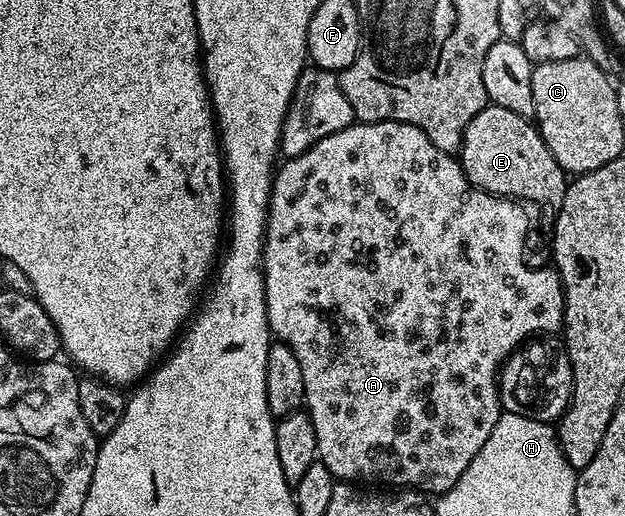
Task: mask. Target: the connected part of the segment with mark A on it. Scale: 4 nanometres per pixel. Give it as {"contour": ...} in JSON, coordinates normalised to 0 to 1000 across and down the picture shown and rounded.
{"contour":[[[610,233],[610,234],[608,234],[608,236],[602,236],[602,238],[600,238],[600,240],[581,240],[581,238],[578,238],[578,236],[568,236],[568,238],[563,238],[563,240],[558,240],[558,244],[557,244],[557,246],[554,246],[554,248],[552,248],[552,250],[550,250],[550,252],[544,252],[544,254],[542,254],[542,256],[539,256],[539,258],[538,258],[538,260],[525,260],[525,267],[512,267],[512,275],[506,275],[506,283],[499,283],[499,285],[498,285],[498,287],[494,287],[494,289],[493,289],[493,291],[486,291],[486,298],[480,298],[480,300],[478,300],[478,302],[475,302],[475,304],[474,304],[474,306],[467,306],[467,308],[466,308],[466,310],[458,310],[458,312],[456,312],[456,316],[453,316],[453,320],[454,320],[454,322],[453,322],[453,326],[451,326],[451,320],[450,320],[450,324],[446,324],[446,326],[445,326],[445,328],[443,328],[443,331],[440,331],[440,335],[438,335],[438,357],[437,357],[437,360],[435,360],[435,362],[432,362],[432,405],[430,405],[430,407],[429,407],[429,415],[427,415],[427,417],[426,417],[426,467],[424,467],[424,469],[422,469],[422,477],[421,477],[421,479],[419,479],[419,537],[421,537],[421,539],[422,539],[422,562],[424,562],[424,564],[426,564],[426,599],[427,599],[427,601],[429,601],[429,624],[430,624],[430,626],[432,626],[432,641],[434,641],[434,645],[437,645],[437,649],[438,649],[438,651],[440,651],[440,653],[443,653],[443,657],[445,657],[445,659],[446,659],[446,661],[450,661],[450,665],[454,665],[454,667],[458,667],[458,669],[461,669],[461,671],[462,671],[462,672],[464,672],[464,676],[466,676],[466,678],[467,678],[467,686],[474,686],[474,696],[475,696],[475,698],[477,698],[477,700],[478,700],[478,702],[480,702],[480,717],[482,717],[482,721],[483,721],[483,723],[485,723],[485,725],[486,725],[486,764],[488,764],[488,766],[490,766],[490,771],[488,771],[488,777],[486,777],[486,791],[488,791],[488,797],[491,797],[491,798],[494,798],[494,800],[496,800],[496,808],[498,808],[498,810],[499,810],[499,826],[501,826],[501,828],[502,828],[502,831],[504,831],[504,833],[506,833],[506,857],[507,857],[507,859],[509,859],[509,891],[510,891],[510,893],[512,893],[512,897],[515,897],[515,899],[517,899],[517,901],[518,901],[518,903],[525,903],[525,911],[526,911],[526,913],[528,913],[528,917],[530,917],[530,919],[531,919],[531,921],[533,921],[533,922],[534,922],[534,928],[536,928],[536,932],[541,932],[541,934],[565,934],[565,936],[566,936],[566,938],[568,938],[568,940],[573,940],[573,942],[611,942],[611,940],[605,940],[605,938],[626,938],[626,942],[627,942],[627,944],[626,944],[626,948],[630,948],[630,950],[667,950],[667,952],[670,952],[670,953],[674,953],[674,955],[677,955],[677,957],[690,957],[690,955],[688,955],[688,953],[694,953],[694,955],[693,955],[693,957],[706,957],[706,955],[710,955],[710,953],[715,953],[715,952],[717,952],[717,950],[723,950],[723,942],[730,942],[730,934],[731,934],[731,932],[733,932],[733,928],[734,928],[734,926],[736,926],[736,919],[742,919],[742,911],[749,911],[749,895],[755,895],[755,888],[762,888],[762,880],[768,880],[768,864],[774,864],[774,857],[781,857],[781,841],[787,841],[787,826],[794,826],[794,818],[795,818],[795,816],[797,816],[797,812],[798,812],[798,810],[800,810],[800,808],[802,808],[802,806],[803,806],[803,802],[805,802],[805,797],[806,797],[806,793],[805,793],[805,787],[803,787],[803,769],[802,769],[802,766],[800,766],[800,762],[798,762],[798,758],[797,758],[797,738],[798,738],[798,729],[800,729],[800,723],[802,723],[802,717],[803,717],[803,707],[805,707],[805,705],[808,705],[808,703],[810,703],[810,698],[811,698],[811,696],[813,696],[813,694],[814,694],[814,692],[816,692],[816,688],[818,688],[818,686],[819,686],[819,684],[821,684],[821,682],[827,682],[827,680],[829,680],[829,676],[830,676],[830,674],[834,674],[834,672],[837,672],[837,669],[840,669],[840,665],[842,665],[842,661],[843,661],[843,659],[846,659],[846,657],[850,657],[850,653],[853,653],[853,651],[854,651],[854,649],[856,649],[856,647],[886,647],[886,645],[891,645],[891,641],[890,641],[890,640],[891,640],[891,636],[893,636],[893,641],[894,641],[894,638],[898,638],[898,636],[899,636],[899,634],[901,634],[901,626],[899,626],[899,618],[901,618],[901,616],[902,616],[902,597],[904,597],[904,595],[906,595],[906,579],[904,579],[904,578],[902,578],[902,562],[901,562],[901,560],[899,560],[899,541],[898,541],[898,539],[896,539],[896,537],[893,537],[893,529],[891,529],[891,525],[888,525],[888,521],[886,521],[886,519],[885,519],[885,517],[880,517],[880,516],[875,516],[875,519],[846,519],[846,516],[845,516],[845,514],[842,514],[842,455],[845,455],[845,453],[846,453],[846,450],[848,450],[848,426],[846,426],[846,422],[845,422],[845,421],[842,421],[842,411],[840,411],[840,407],[838,407],[838,405],[835,405],[835,403],[840,403],[840,401],[837,401],[837,397],[835,397],[835,395],[834,395],[834,393],[829,393],[829,391],[824,391],[824,390],[821,390],[821,388],[818,388],[818,386],[814,386],[814,384],[811,384],[811,382],[808,382],[808,380],[790,380],[790,378],[787,378],[787,374],[784,374],[784,372],[776,372],[776,370],[774,370],[774,368],[768,368],[768,366],[766,366],[766,364],[765,364],[765,362],[763,362],[763,360],[760,360],[760,357],[752,357],[752,355],[750,355],[750,353],[749,353],[749,345],[747,345],[747,343],[746,343],[746,339],[744,339],[744,337],[742,337],[742,329],[741,329],[741,328],[739,328],[739,320],[738,320],[738,316],[734,316],[734,312],[733,312],[733,310],[731,310],[731,308],[728,308],[728,304],[726,304],[726,302],[725,302],[725,300],[722,300],[722,297],[717,297],[717,295],[712,295],[712,293],[710,293],[710,291],[704,291],[704,289],[702,289],[702,287],[701,287],[701,285],[699,285],[699,283],[698,283],[698,281],[696,281],[696,279],[694,279],[694,277],[693,277],[693,275],[691,275],[691,273],[688,273],[688,271],[686,271],[686,267],[683,267],[683,266],[682,266],[682,262],[678,262],[678,258],[675,258],[675,256],[674,256],[674,254],[672,254],[672,252],[666,252],[666,244],[653,244],[653,242],[651,242],[651,240],[648,240],[648,238],[646,238],[646,236],[634,236],[634,234],[632,234],[632,233]]]}

